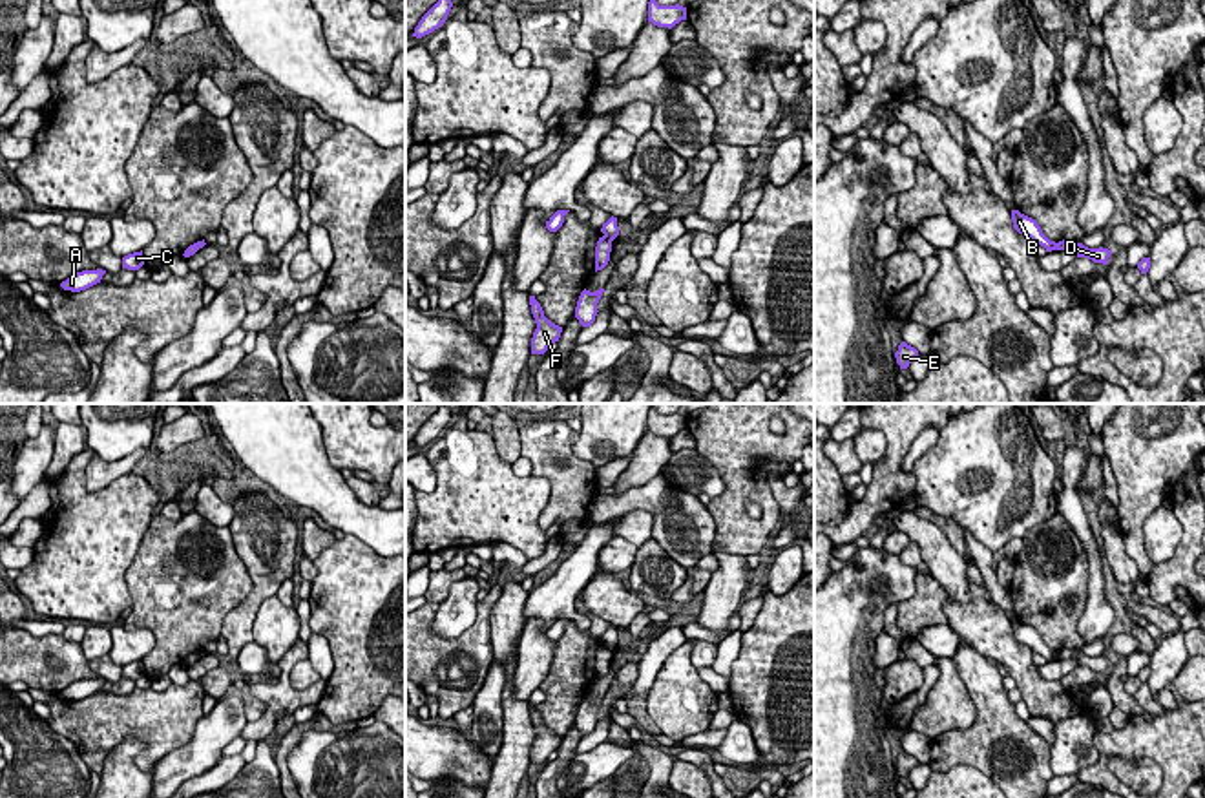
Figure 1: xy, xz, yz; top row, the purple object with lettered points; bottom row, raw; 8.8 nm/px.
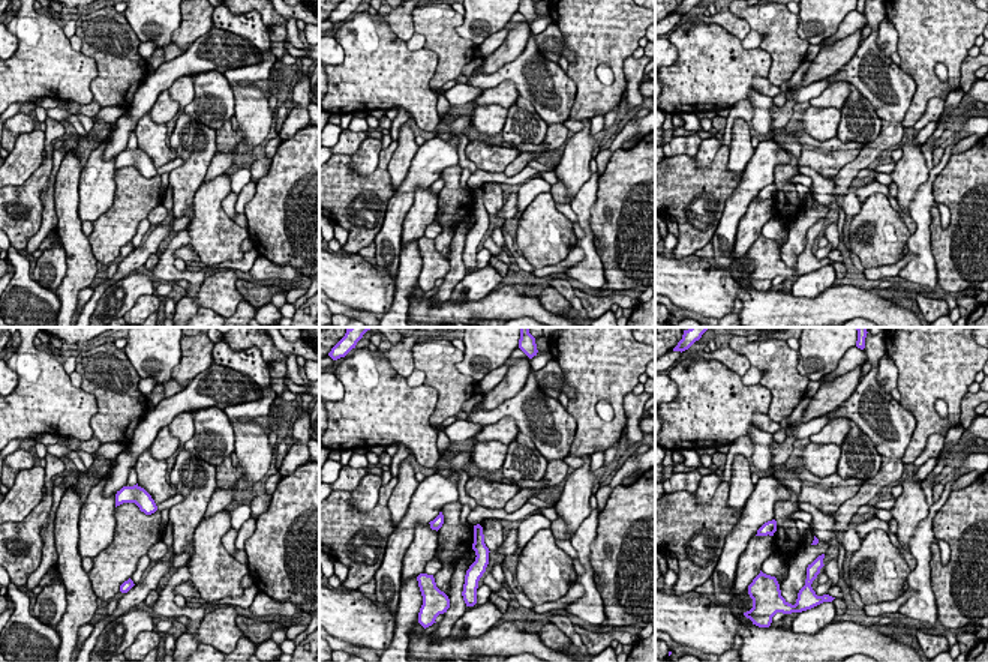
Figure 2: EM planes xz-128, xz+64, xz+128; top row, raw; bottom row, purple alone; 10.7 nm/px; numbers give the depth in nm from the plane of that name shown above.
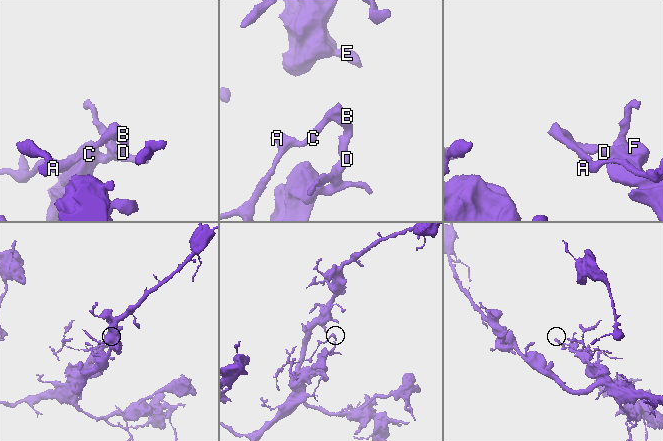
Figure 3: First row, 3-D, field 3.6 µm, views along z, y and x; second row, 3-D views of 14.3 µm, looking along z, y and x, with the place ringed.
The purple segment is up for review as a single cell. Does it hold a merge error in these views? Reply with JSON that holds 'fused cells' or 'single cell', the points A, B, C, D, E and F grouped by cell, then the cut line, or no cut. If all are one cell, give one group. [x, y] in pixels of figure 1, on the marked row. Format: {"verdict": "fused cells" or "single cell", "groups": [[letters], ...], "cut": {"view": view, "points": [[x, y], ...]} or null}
{"verdict": "fused cells", "groups": [["A", "B", "C"], ["D", "E", "F"]], "cut": {"view": "xz", "points": [[603, 236], [610, 241]]}}

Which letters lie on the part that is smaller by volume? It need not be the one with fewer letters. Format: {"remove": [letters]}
{"remove": ["A", "B", "C"]}

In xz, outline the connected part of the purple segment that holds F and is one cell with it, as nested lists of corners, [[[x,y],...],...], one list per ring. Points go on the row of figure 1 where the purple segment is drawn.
[[[529,296],[529,305],[537,323],[537,329],[531,338],[531,354],[544,354],[551,343],[559,341],[562,327],[551,323],[544,316],[544,310],[540,303],[535,299],[535,296]]]

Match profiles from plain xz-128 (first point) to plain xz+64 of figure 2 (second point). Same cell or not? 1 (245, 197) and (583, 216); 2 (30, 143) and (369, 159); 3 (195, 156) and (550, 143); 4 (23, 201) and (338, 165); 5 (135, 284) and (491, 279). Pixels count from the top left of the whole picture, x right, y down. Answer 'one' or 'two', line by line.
1: one
2: one
3: two
4: one
5: one

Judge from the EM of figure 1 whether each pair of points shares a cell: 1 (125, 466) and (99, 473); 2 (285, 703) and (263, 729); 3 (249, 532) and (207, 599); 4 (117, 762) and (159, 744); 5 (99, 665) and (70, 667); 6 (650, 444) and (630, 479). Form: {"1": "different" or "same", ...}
{"1": "same", "2": "same", "3": "different", "4": "different", "5": "different", "6": "same"}

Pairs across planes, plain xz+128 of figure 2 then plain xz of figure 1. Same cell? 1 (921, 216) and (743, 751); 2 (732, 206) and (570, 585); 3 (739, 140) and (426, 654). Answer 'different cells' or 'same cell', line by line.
1: same cell
2: same cell
3: different cells

